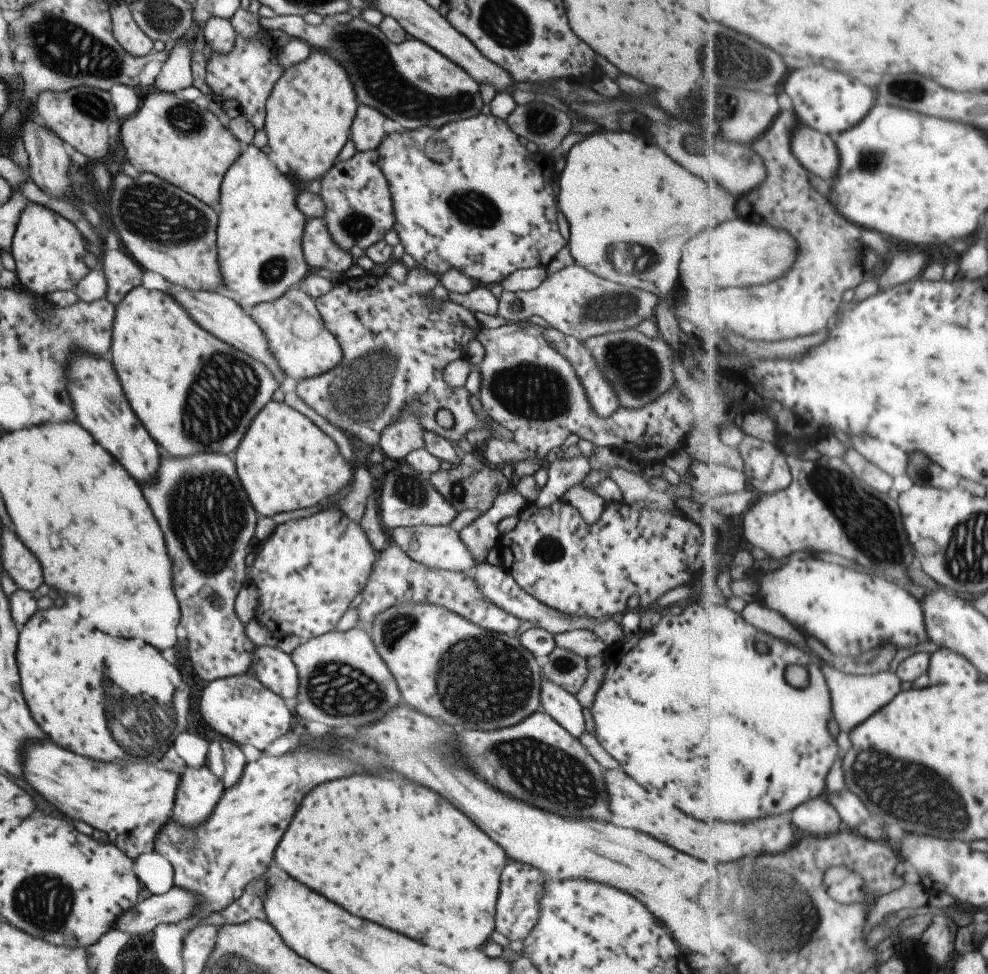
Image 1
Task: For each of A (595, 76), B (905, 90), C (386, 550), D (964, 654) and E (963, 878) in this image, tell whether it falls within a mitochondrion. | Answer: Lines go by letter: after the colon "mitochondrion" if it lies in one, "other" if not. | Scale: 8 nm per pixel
A: other
B: mitochondrion
C: other
D: other
E: other

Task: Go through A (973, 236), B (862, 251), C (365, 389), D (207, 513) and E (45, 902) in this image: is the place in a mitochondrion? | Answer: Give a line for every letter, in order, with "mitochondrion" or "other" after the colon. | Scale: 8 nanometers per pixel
A: other
B: other
C: mitochondrion
D: mitochondrion
E: mitochondrion

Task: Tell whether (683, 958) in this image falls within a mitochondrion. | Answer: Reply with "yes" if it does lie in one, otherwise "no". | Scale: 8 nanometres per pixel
no

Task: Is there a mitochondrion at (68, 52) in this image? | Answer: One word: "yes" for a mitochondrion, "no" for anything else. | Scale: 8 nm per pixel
yes

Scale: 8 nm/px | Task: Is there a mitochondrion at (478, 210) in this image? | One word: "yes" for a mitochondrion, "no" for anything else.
yes

